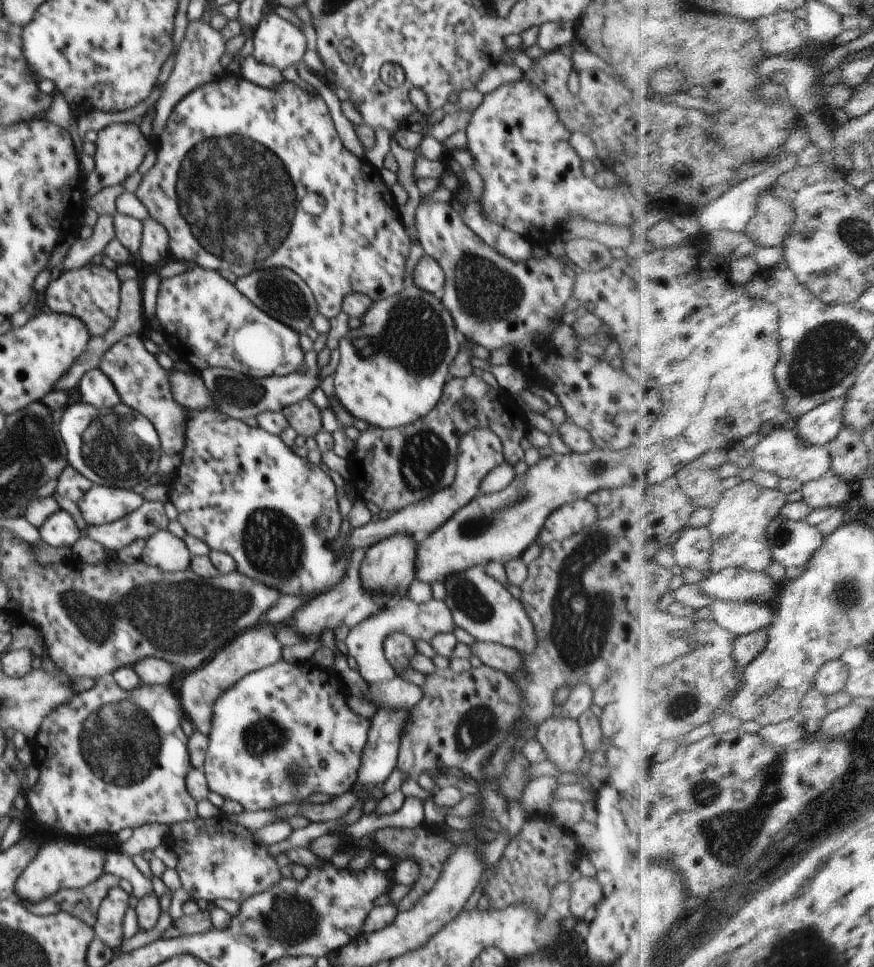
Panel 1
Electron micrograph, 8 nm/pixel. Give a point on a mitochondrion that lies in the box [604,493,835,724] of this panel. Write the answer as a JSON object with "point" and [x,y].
{"point":[685,704]}

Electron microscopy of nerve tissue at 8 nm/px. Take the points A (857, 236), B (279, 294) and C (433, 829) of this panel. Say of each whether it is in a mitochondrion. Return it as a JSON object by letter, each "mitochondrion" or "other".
{"A":"mitochondrion","B":"mitochondrion","C":"other"}

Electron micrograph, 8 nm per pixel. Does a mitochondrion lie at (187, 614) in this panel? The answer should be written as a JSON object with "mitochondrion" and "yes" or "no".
{"mitochondrion":"yes"}

